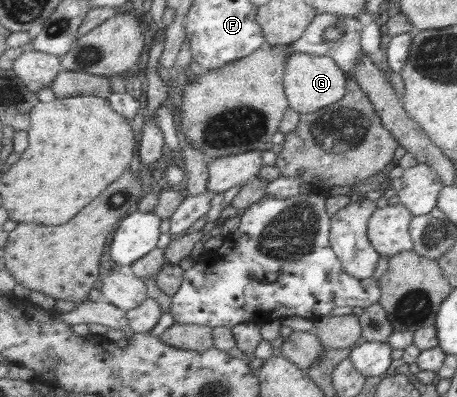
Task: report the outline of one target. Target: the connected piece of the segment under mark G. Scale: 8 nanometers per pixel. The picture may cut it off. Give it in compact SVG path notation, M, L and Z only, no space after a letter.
M295 51L288 60L288 73L285 77L286 93L290 105L295 110L301 114L311 114L343 100L348 93L349 80L350 77L332 56Z

